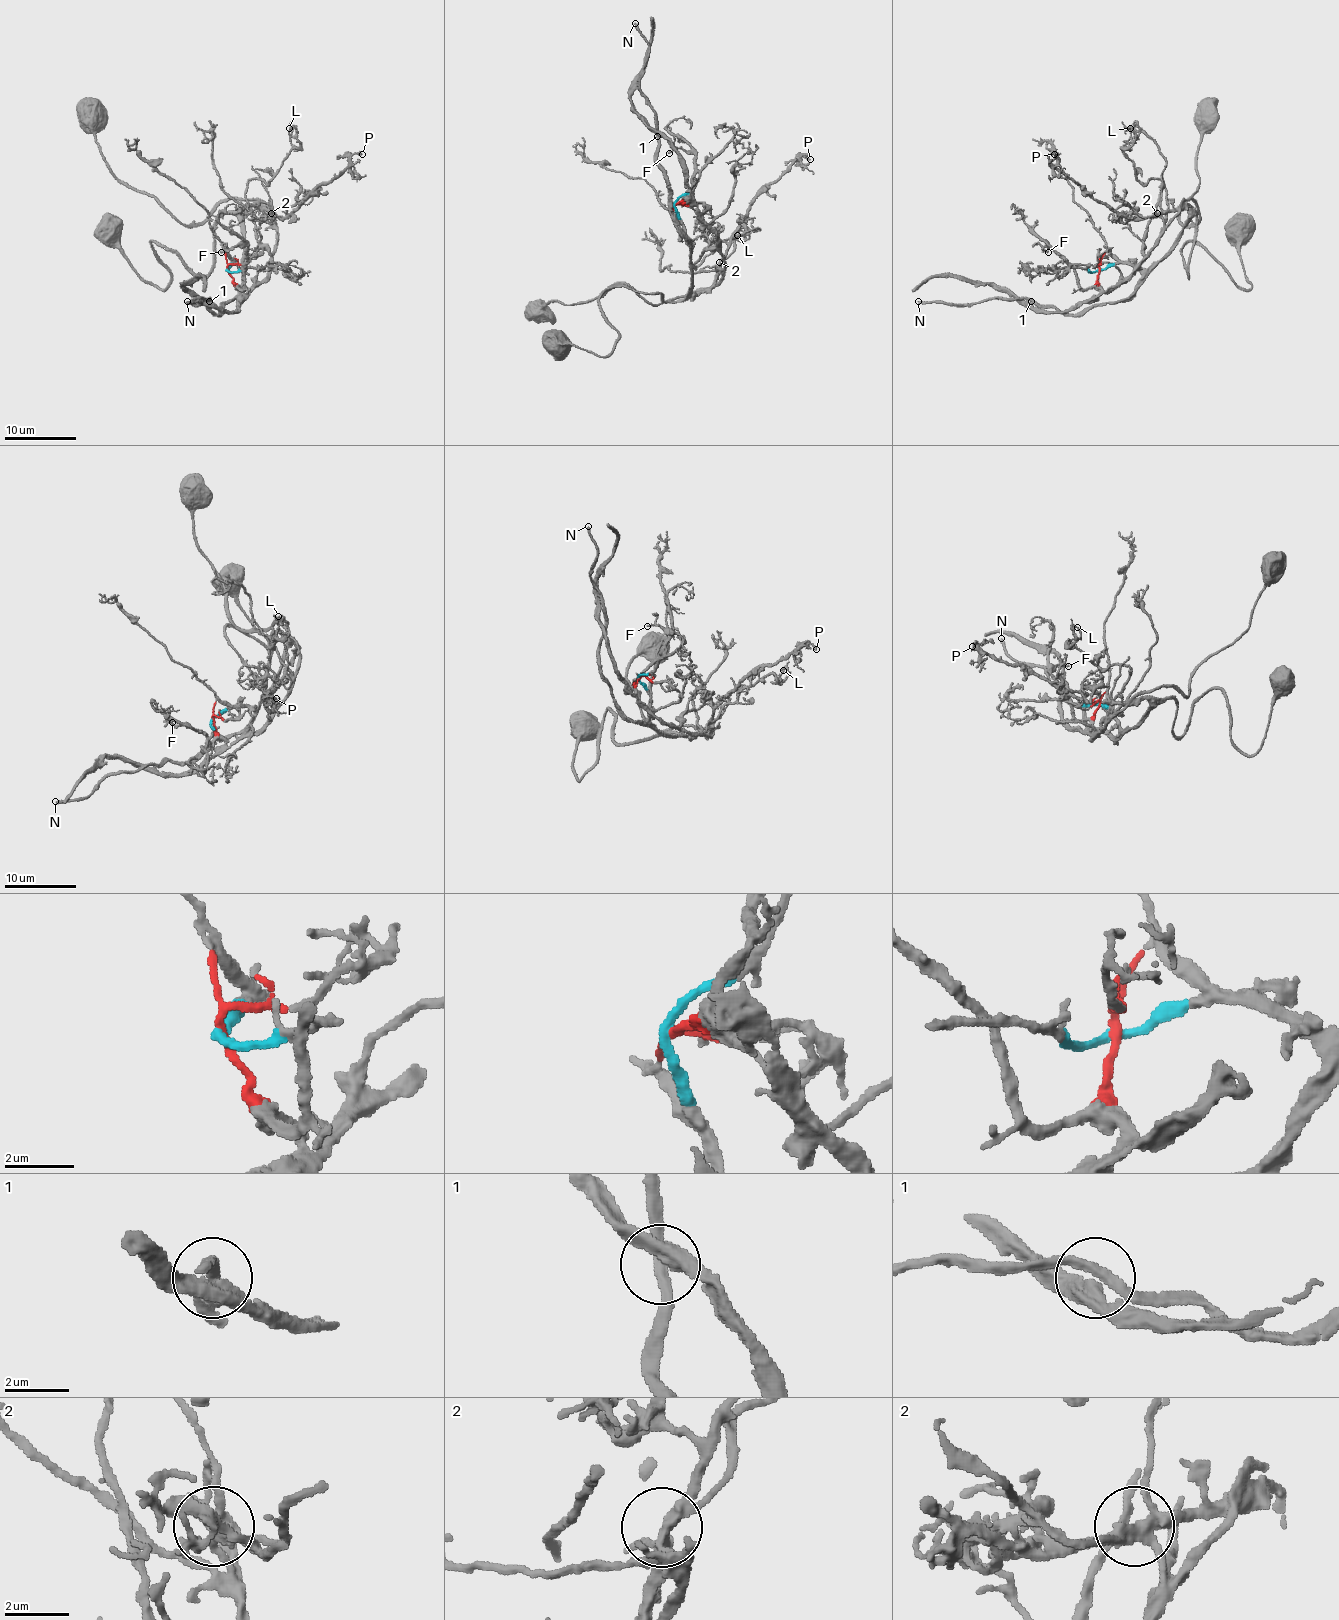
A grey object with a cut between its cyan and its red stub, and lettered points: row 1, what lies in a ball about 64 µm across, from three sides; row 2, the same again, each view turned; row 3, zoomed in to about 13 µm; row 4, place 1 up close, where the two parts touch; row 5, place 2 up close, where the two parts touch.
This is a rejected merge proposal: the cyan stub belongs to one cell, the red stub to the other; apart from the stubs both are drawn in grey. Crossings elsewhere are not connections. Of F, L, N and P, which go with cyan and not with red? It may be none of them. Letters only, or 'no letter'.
N, P

